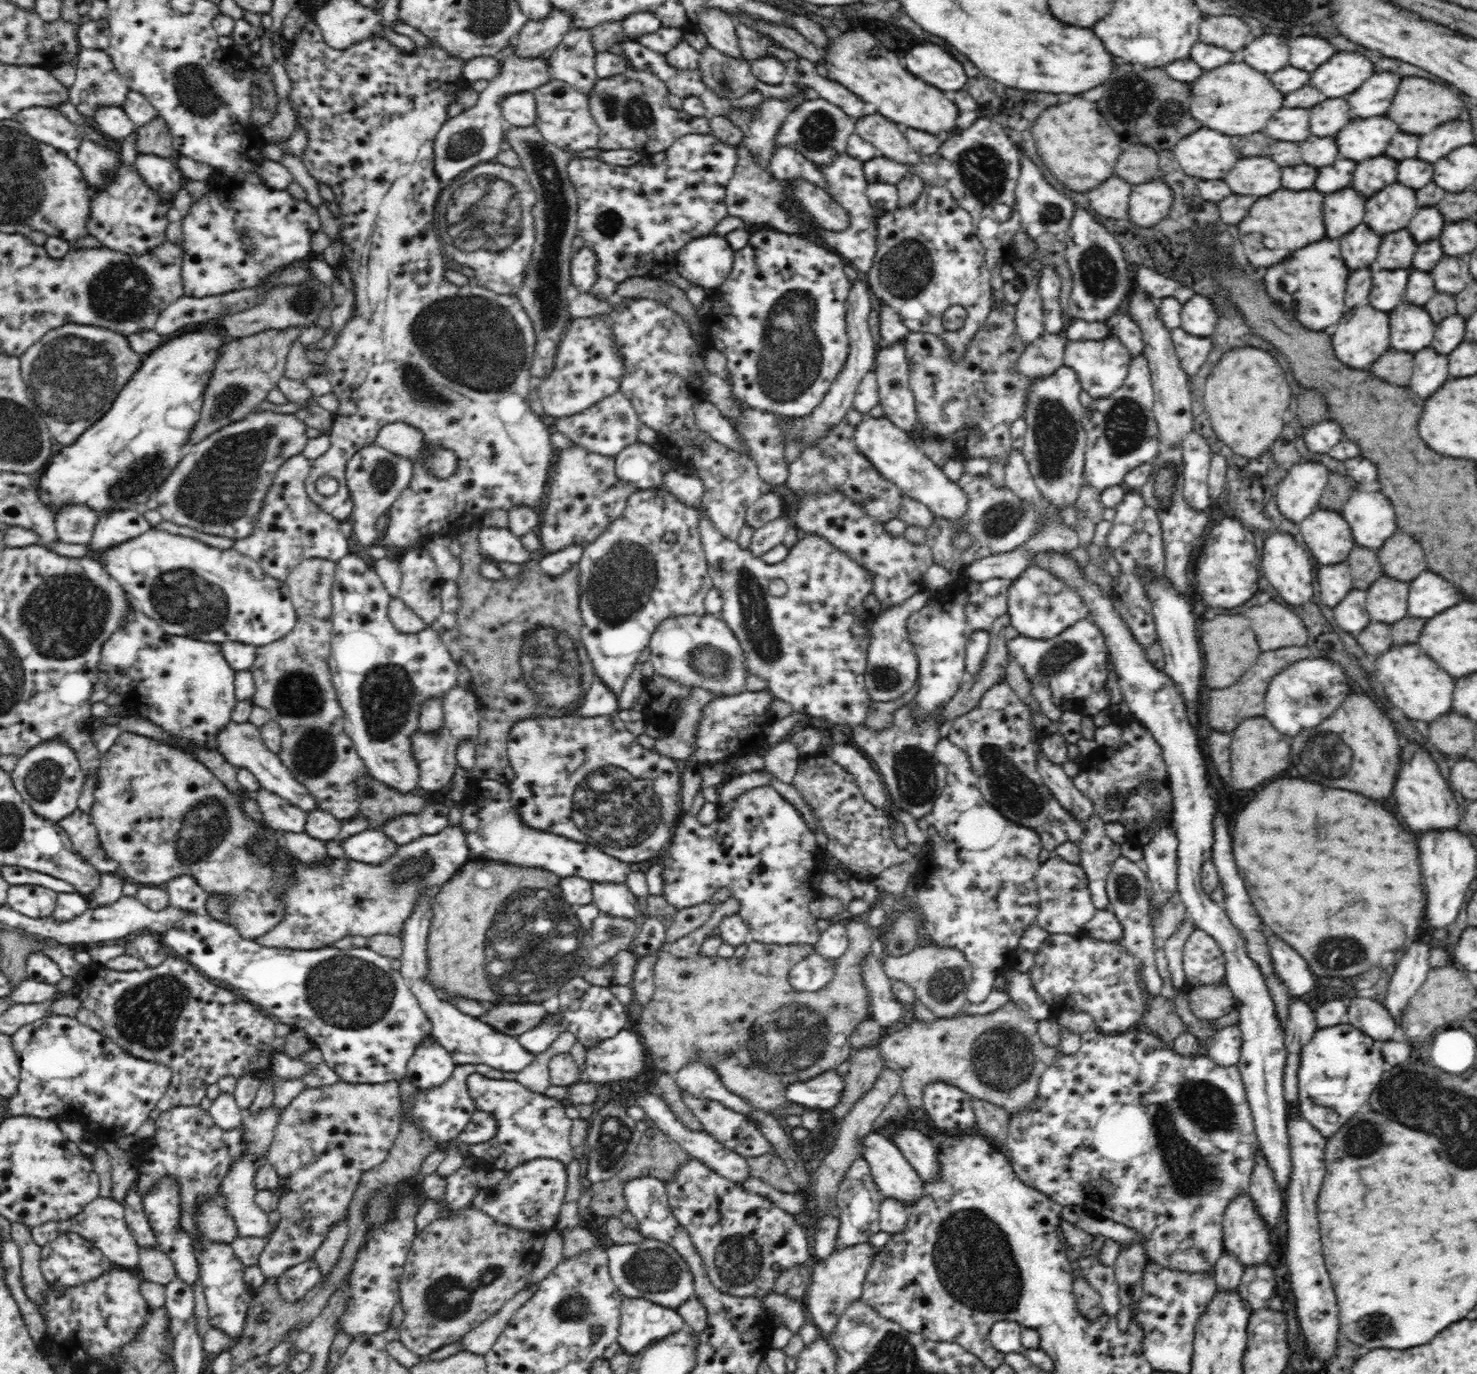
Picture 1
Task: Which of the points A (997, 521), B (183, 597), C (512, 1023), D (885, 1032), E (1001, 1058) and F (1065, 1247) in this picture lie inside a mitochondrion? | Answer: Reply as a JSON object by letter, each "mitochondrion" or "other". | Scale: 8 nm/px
{"A":"mitochondrion","B":"mitochondrion","C":"mitochondrion","D":"other","E":"mitochondrion","F":"other"}

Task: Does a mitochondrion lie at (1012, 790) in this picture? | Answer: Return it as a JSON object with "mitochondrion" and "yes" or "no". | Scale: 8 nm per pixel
{"mitochondrion":"yes"}

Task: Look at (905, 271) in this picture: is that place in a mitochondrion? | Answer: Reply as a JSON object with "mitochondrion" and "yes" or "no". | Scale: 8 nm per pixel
{"mitochondrion":"yes"}

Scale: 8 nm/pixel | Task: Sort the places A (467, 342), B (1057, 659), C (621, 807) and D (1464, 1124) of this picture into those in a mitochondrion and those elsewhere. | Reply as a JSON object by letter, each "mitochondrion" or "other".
{"A":"mitochondrion","B":"mitochondrion","C":"mitochondrion","D":"mitochondrion"}

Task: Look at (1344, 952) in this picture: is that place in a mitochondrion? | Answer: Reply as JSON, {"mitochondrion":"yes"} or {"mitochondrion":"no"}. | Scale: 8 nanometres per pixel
{"mitochondrion":"yes"}

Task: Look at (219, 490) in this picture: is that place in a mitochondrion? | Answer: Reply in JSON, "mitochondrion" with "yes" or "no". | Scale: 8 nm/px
{"mitochondrion":"yes"}

